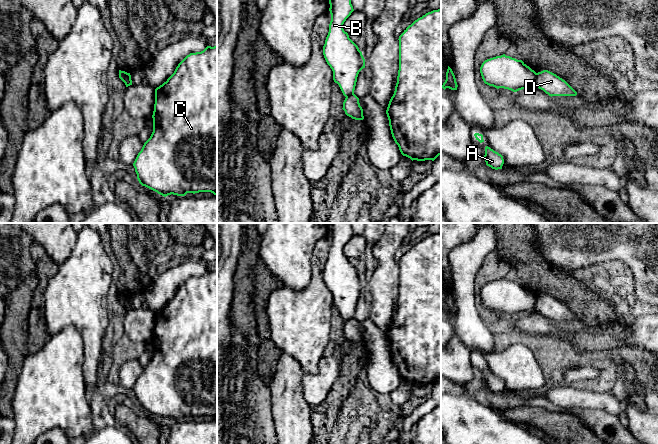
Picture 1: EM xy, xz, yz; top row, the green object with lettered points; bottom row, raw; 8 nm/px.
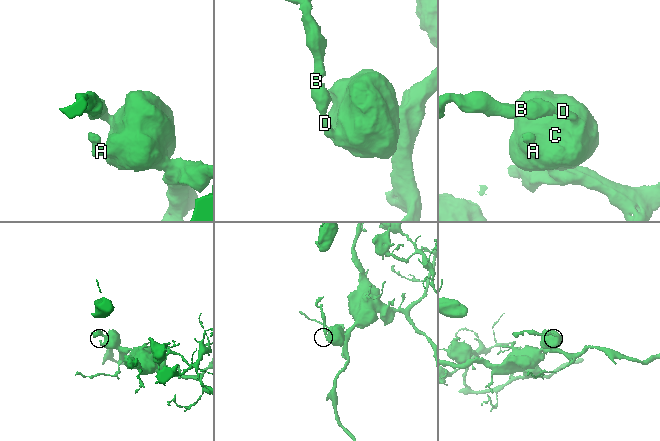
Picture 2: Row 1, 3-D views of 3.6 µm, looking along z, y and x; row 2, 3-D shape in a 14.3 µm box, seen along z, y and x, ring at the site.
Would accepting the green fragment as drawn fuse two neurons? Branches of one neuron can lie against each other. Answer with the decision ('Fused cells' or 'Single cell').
Fused cells

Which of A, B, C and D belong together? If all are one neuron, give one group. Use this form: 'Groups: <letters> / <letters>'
Groups: A C D / B

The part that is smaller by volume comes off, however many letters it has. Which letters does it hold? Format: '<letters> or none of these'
B

